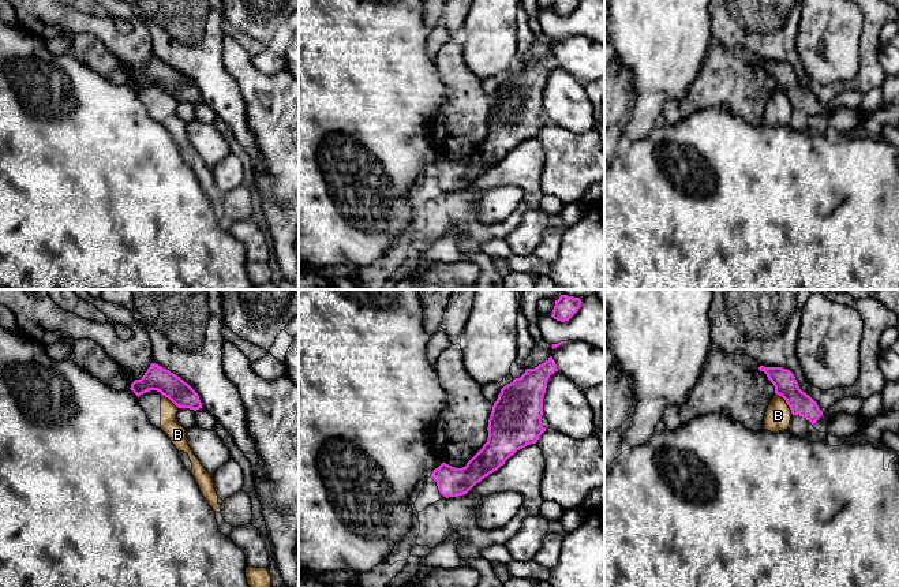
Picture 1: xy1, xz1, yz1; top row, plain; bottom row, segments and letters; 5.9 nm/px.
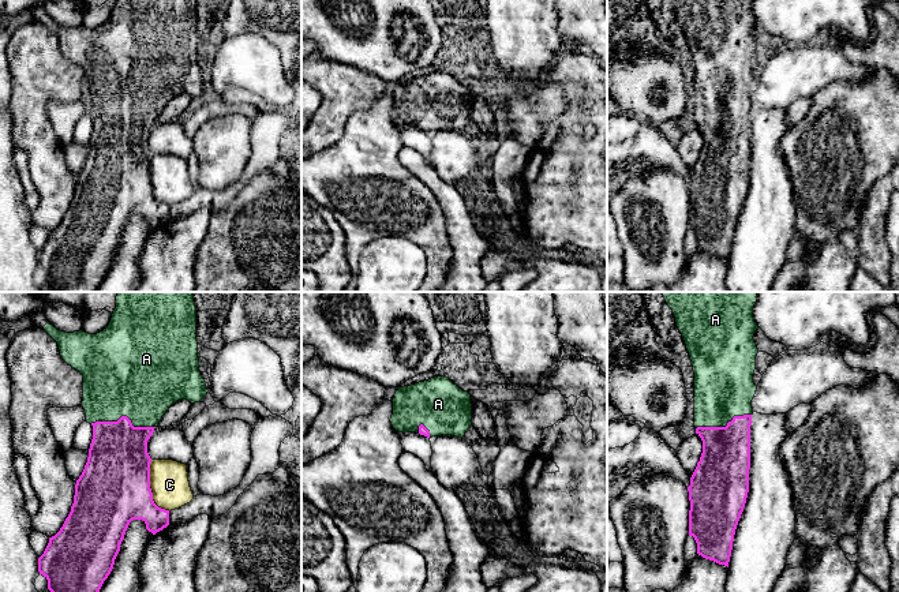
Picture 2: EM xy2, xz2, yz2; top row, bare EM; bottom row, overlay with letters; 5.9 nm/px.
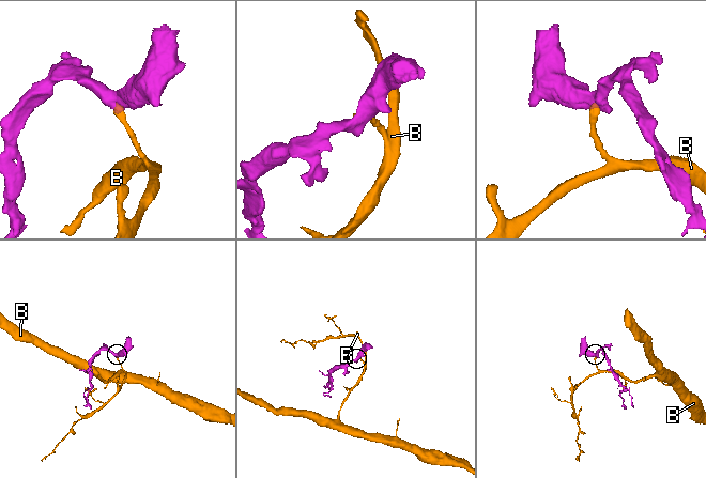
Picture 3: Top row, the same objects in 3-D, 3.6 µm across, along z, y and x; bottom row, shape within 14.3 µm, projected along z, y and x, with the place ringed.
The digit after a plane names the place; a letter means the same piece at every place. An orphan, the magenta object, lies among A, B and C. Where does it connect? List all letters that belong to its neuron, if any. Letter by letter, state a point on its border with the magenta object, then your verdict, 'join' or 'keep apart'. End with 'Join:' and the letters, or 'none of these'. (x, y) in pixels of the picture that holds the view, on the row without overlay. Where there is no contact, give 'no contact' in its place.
A: xy2 (123, 111) | join
B: yz1 (786, 96) | keep apart
C: xy2 (150, 183) | keep apart
Join: A

